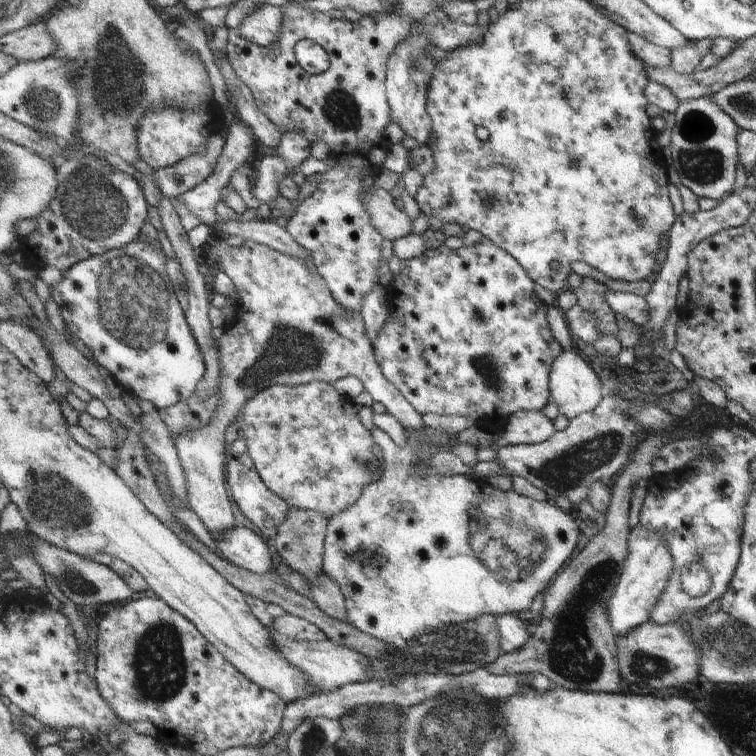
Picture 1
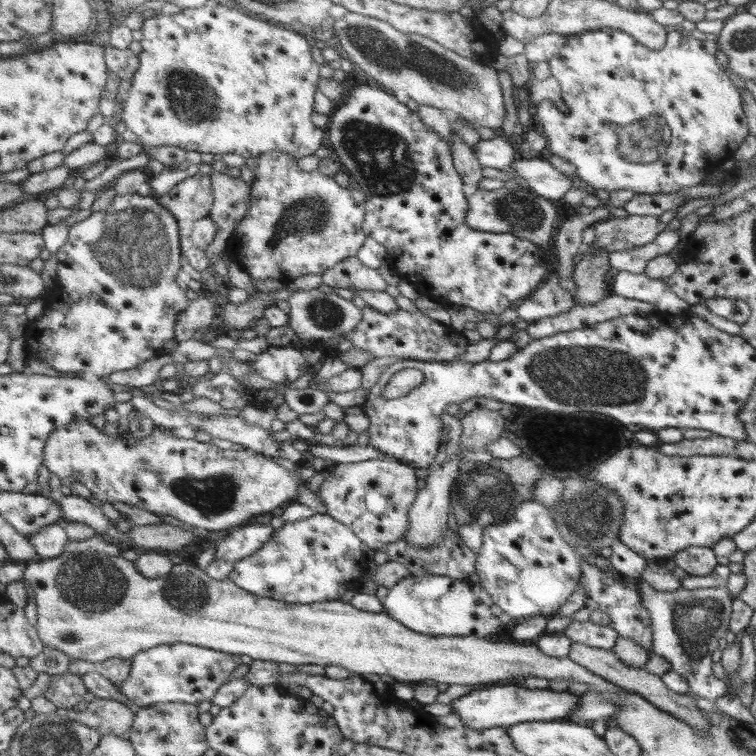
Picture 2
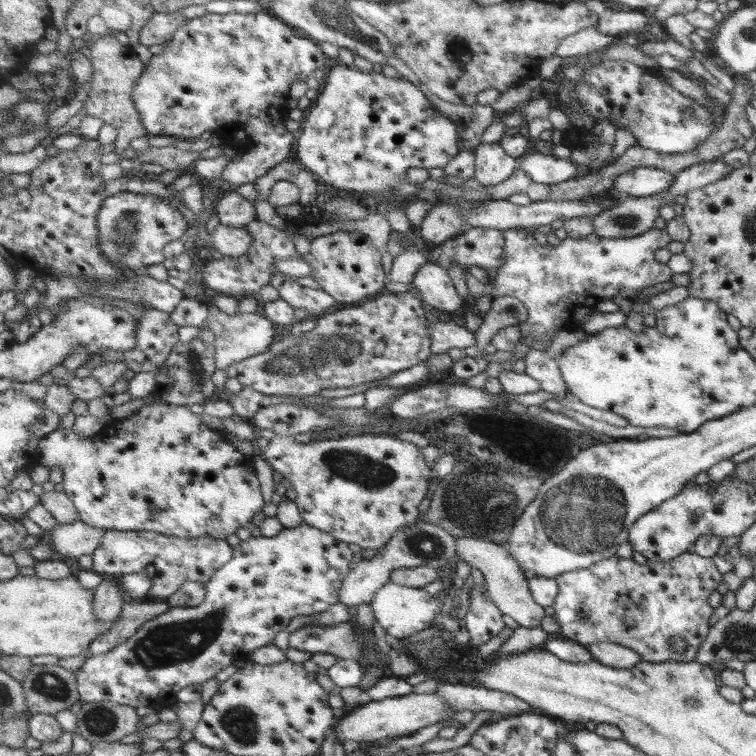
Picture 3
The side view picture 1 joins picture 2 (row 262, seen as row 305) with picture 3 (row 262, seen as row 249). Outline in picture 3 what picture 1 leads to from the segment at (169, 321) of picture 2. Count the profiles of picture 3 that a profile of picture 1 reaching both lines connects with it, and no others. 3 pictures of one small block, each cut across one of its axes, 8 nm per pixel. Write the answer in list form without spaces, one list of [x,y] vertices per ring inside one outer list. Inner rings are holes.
[[[124,189],[118,195],[110,196],[106,199],[104,206],[100,210],[98,216],[99,243],[106,258],[109,258],[114,264],[120,264],[124,267],[124,271],[128,273],[143,273],[143,270],[153,264],[161,264],[165,262],[166,256],[164,250],[170,242],[184,238],[189,228],[189,221],[185,217],[185,213],[179,212],[175,206],[171,206],[169,200],[161,198],[161,196],[153,196],[153,194],[133,194]]]

